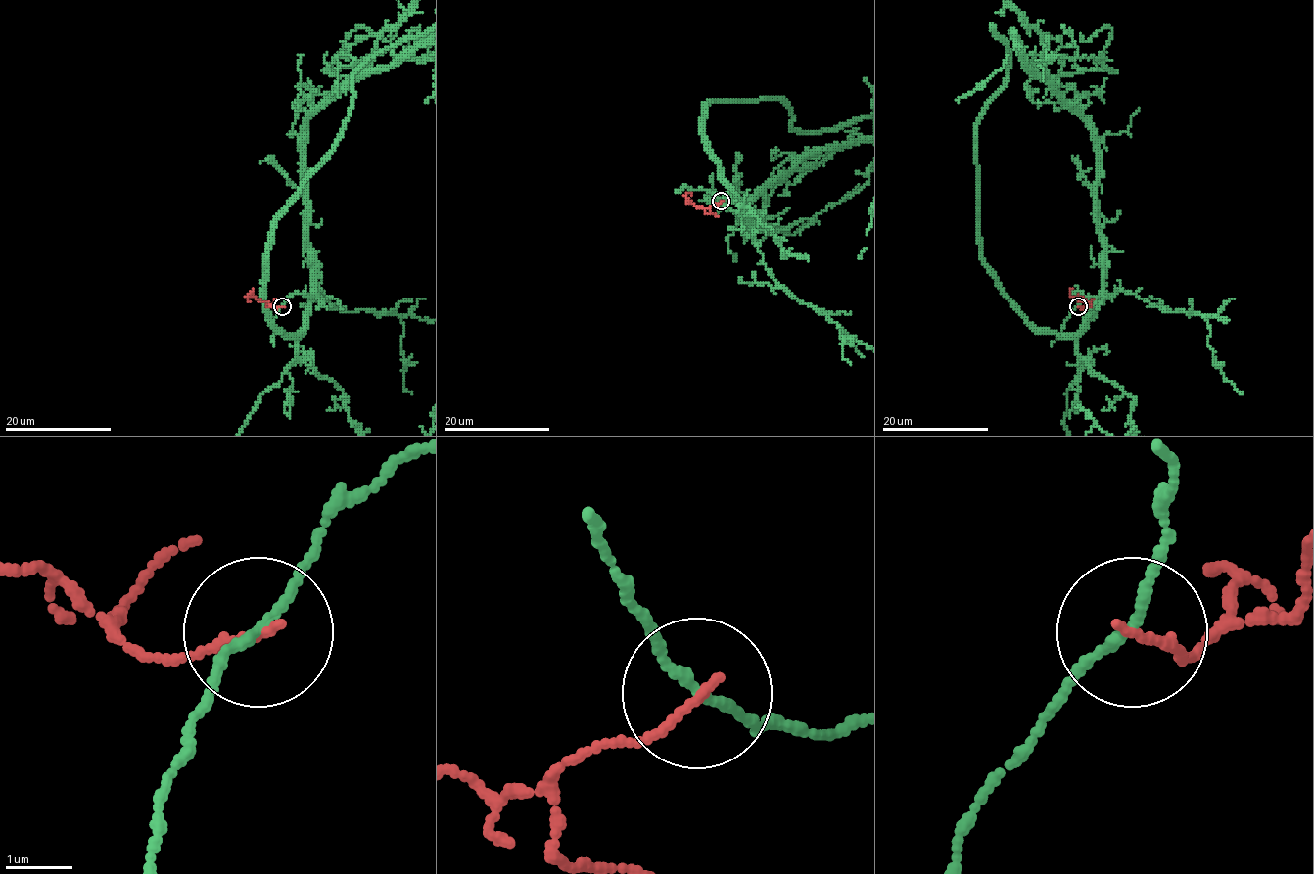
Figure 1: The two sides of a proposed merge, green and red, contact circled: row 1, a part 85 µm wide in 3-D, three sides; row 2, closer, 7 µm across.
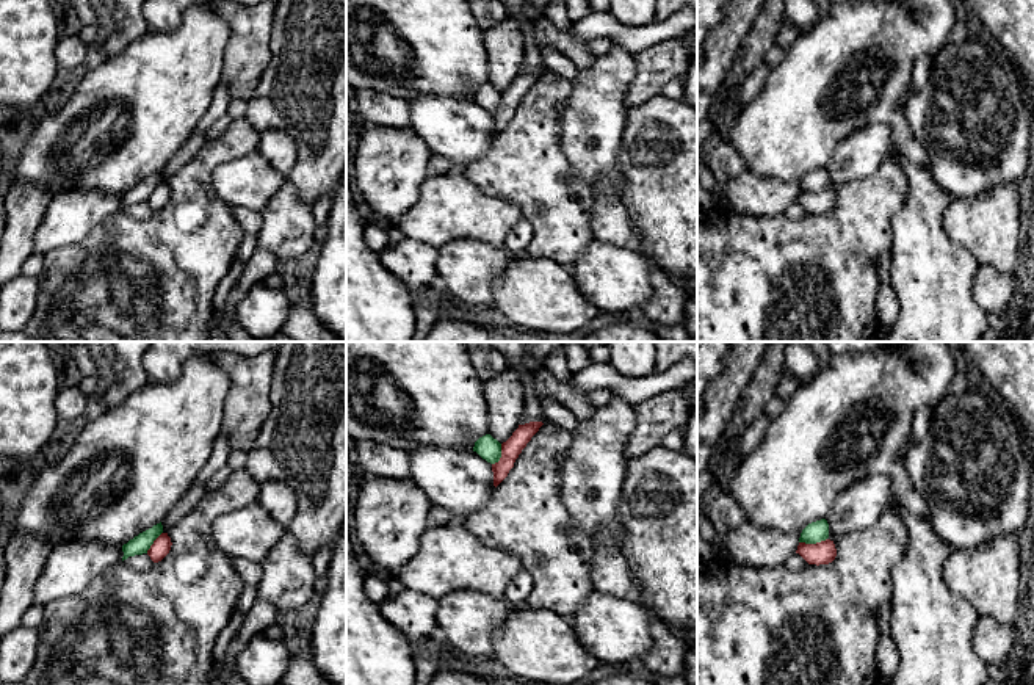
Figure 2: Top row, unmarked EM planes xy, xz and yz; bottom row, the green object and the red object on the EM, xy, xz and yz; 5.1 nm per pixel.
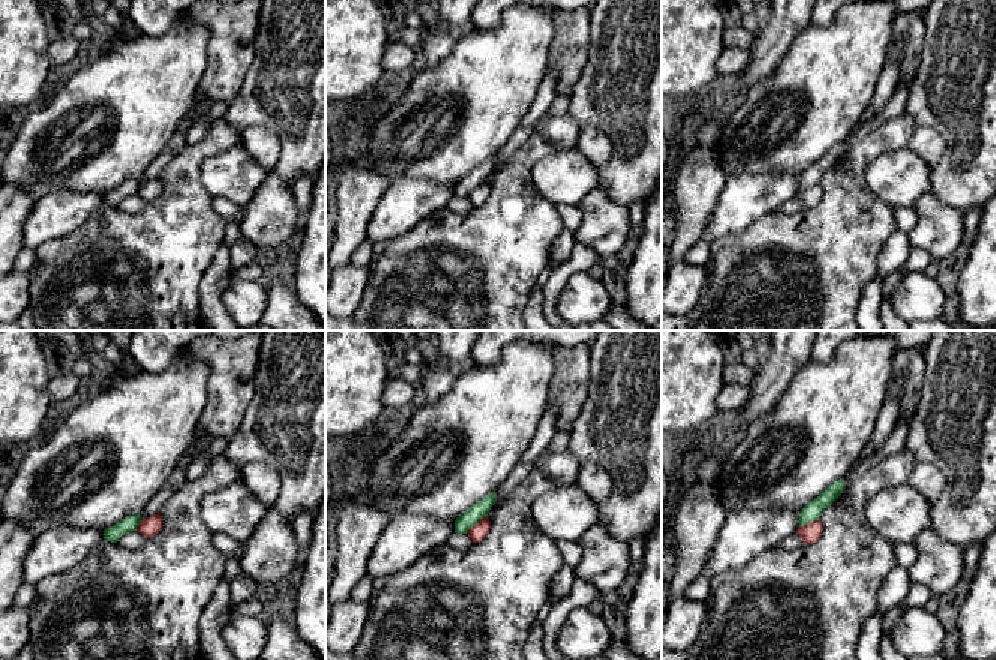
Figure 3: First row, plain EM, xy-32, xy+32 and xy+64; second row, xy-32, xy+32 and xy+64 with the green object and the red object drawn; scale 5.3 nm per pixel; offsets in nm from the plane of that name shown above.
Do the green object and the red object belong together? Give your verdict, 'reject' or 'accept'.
reject

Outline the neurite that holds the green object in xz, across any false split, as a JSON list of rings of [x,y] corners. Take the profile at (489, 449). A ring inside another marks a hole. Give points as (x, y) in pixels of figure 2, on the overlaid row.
[[[486,434],[475,442],[473,451],[487,462],[495,464],[501,458],[501,444],[490,434]]]

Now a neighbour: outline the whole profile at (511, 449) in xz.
[[[542,422],[519,425],[512,436],[501,444],[501,458],[498,462],[492,464],[495,487],[508,477],[515,459],[542,425]]]

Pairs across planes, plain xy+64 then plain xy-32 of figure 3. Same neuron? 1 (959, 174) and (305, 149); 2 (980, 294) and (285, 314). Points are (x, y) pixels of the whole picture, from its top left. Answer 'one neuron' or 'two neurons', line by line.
1: one neuron
2: two neurons

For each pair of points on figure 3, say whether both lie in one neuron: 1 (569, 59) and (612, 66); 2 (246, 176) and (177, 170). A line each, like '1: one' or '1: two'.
1: two
2: two

